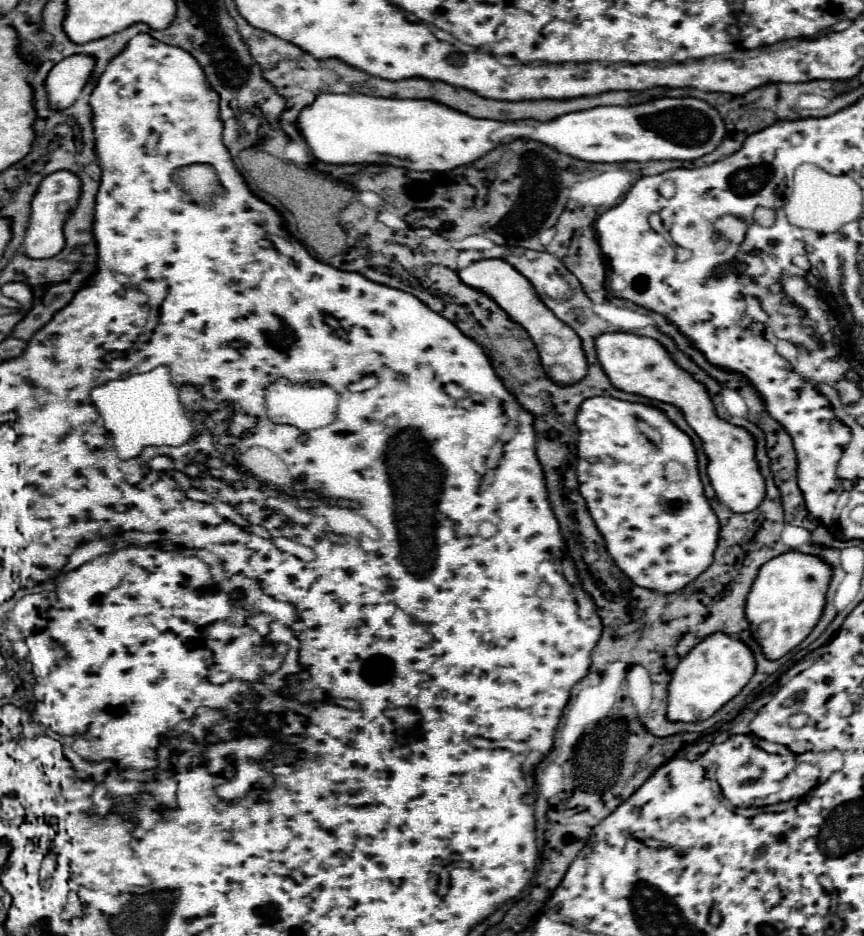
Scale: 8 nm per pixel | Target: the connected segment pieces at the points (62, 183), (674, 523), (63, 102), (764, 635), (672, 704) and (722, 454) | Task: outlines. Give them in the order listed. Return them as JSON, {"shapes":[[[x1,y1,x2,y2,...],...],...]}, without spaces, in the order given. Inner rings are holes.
{"shapes":[[[54,172,40,182,40,188,32,200,32,216,30,226,24,236,24,254,30,258,52,258,60,254,64,248,64,220,68,220,68,212,76,208,76,200,80,200,80,178,72,176,72,172]],[[594,396,584,400,576,416,576,426,580,430,576,466,580,494,584,496,588,510,606,540,608,554,616,560,620,570,642,588,666,594,682,590,700,576,708,564,712,564,720,532,720,522,704,496,692,438,660,408,642,402,624,402,612,396],[672,460,684,466,684,480,672,482,666,476,666,464]],[[88,54,68,56,62,62,58,62,46,78,50,106,54,110,72,106,76,102,76,96,80,96,84,84,90,80,94,66,96,60]],[[798,550,784,552,768,560,768,564,760,568,746,600,746,618,766,658,782,658,814,630,826,606,830,580,830,564,826,564,818,556,802,554]],[[724,632,706,636,680,660,672,674,668,686,668,720,696,722,712,716,748,684,754,670,754,652,742,640,736,640,736,636,724,636]],[[614,332,602,334,596,340,596,350,604,372,616,388,650,400,670,402,684,412,688,424,704,442,704,452,710,460,708,478,722,504,726,504,732,512,752,512,760,506,766,496,766,482,756,460,754,436,746,428,734,426,728,420,720,418,714,410,706,386,700,384,692,374,682,370,658,340,630,332]]]}

